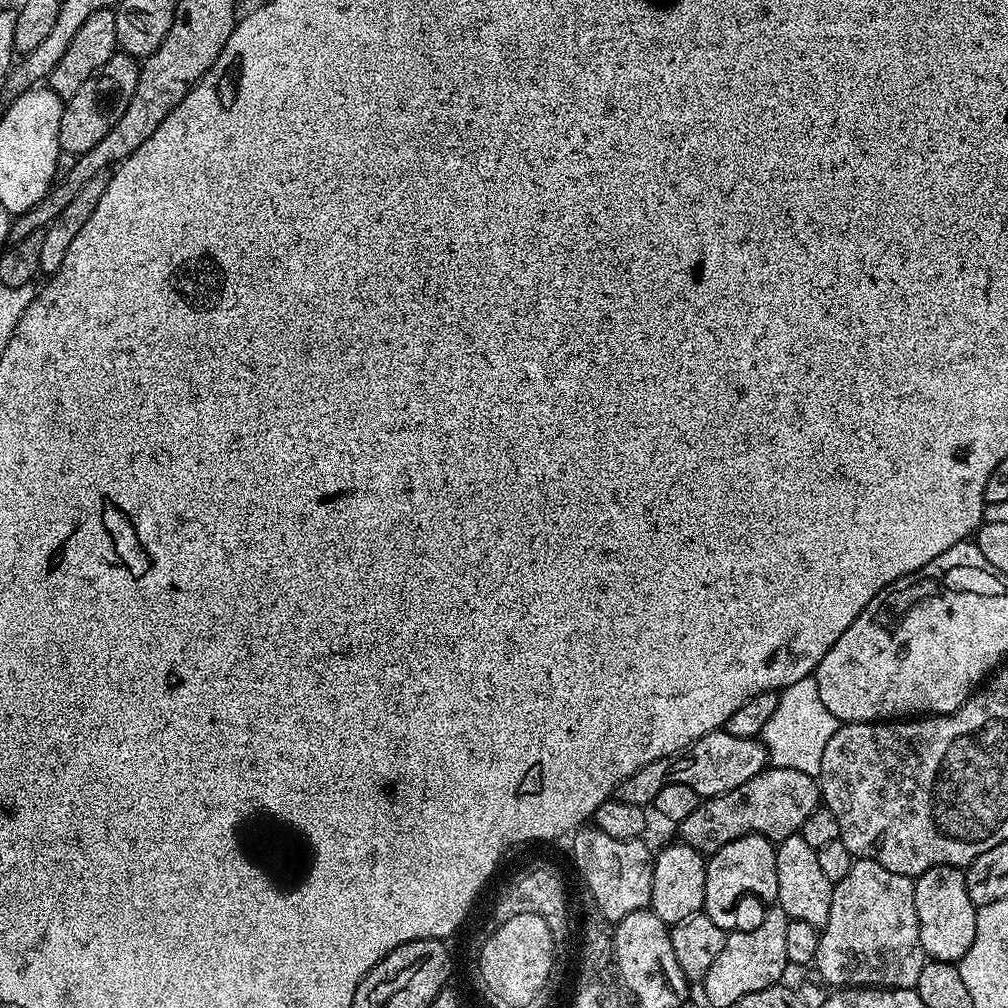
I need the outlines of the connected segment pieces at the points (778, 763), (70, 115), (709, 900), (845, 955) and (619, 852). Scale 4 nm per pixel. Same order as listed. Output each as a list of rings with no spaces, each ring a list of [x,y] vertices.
[[[812,676],[794,682],[779,693],[780,701],[770,714],[770,722],[760,731],[759,739],[768,751],[771,767],[802,770],[802,774],[819,777],[822,766],[822,754],[826,744],[834,736],[838,721],[826,705],[822,703],[822,694],[818,694],[818,682]]]
[[[117,54],[106,62],[106,66],[98,66],[90,78],[70,98],[64,106],[62,122],[58,130],[60,139],[60,151],[68,152],[76,158],[83,158],[86,150],[94,150],[110,130],[114,130],[114,122],[126,114],[126,106],[130,106],[130,98],[134,98],[134,90],[138,86],[138,74],[140,73],[140,64],[137,57],[127,54]]]
[[[743,836],[711,853],[706,863],[703,915],[709,916],[714,926],[724,929],[725,933],[754,930],[769,908],[777,903],[778,866],[773,841],[764,836]]]
[[[857,859],[850,866],[850,874],[846,874],[846,878],[832,889],[830,918],[826,918],[824,927],[820,929],[818,954],[814,961],[814,969],[821,976],[819,979],[825,985],[833,984],[831,987],[836,990],[853,986],[915,989],[918,974],[922,974],[922,966],[926,963],[920,941],[915,893],[913,877],[894,874],[873,860]]]
[[[584,826],[571,833],[572,860],[596,903],[601,917],[609,922],[626,918],[634,910],[648,908],[652,902],[652,861],[653,849],[644,845],[643,839],[623,840],[610,838],[594,826]]]

